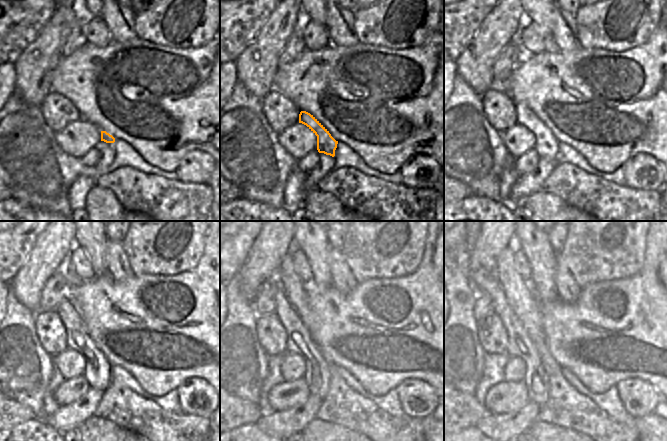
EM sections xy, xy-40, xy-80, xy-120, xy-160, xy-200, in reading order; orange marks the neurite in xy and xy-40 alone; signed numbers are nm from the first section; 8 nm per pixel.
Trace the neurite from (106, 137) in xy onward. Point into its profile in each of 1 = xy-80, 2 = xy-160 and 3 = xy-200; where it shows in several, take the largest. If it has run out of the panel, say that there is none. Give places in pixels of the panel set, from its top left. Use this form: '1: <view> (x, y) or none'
1: xy-80 (546, 145)
2: xy-160 (317, 374)
3: xy-200 (518, 343)

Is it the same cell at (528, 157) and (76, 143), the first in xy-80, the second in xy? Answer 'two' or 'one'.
two

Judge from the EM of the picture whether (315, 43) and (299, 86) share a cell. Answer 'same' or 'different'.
different

